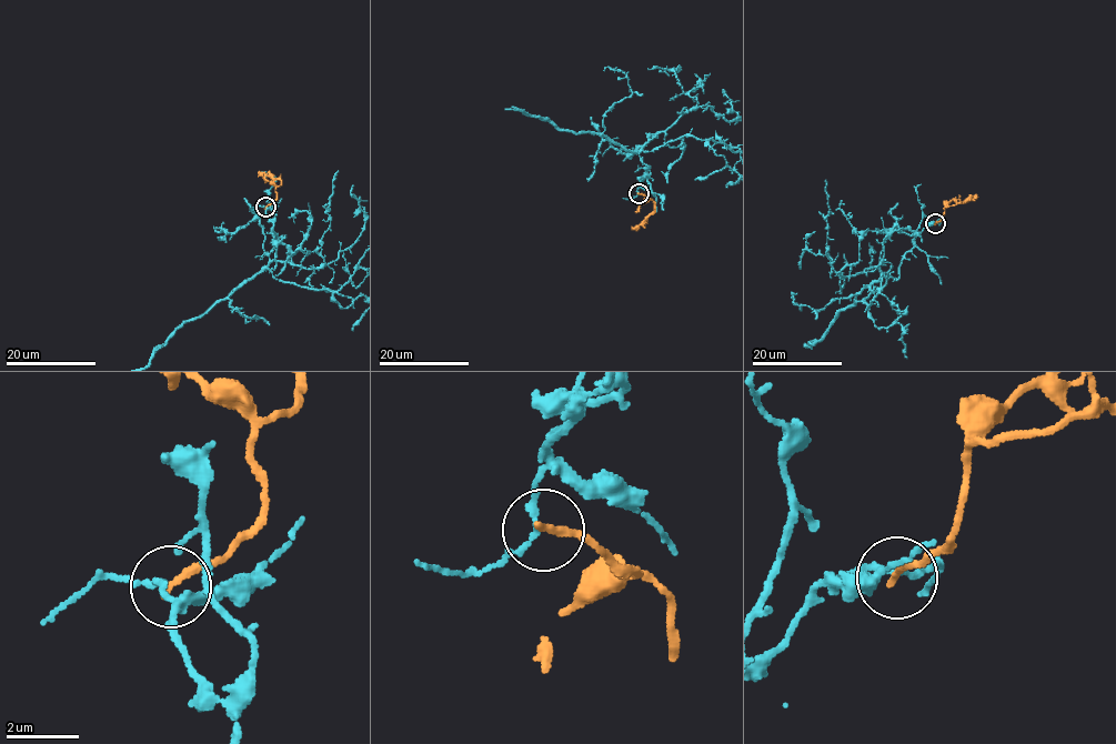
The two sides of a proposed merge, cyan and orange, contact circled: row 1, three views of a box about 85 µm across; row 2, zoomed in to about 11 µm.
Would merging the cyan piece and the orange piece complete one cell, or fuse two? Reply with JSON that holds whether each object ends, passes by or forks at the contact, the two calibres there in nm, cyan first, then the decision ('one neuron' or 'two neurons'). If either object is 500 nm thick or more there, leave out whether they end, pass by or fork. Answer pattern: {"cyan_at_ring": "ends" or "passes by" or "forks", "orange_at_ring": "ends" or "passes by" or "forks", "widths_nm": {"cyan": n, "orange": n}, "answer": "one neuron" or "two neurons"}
{"cyan_at_ring": "passes by", "orange_at_ring": "ends", "widths_nm": {"cyan": 150, "orange": 200}, "answer": "two neurons"}

